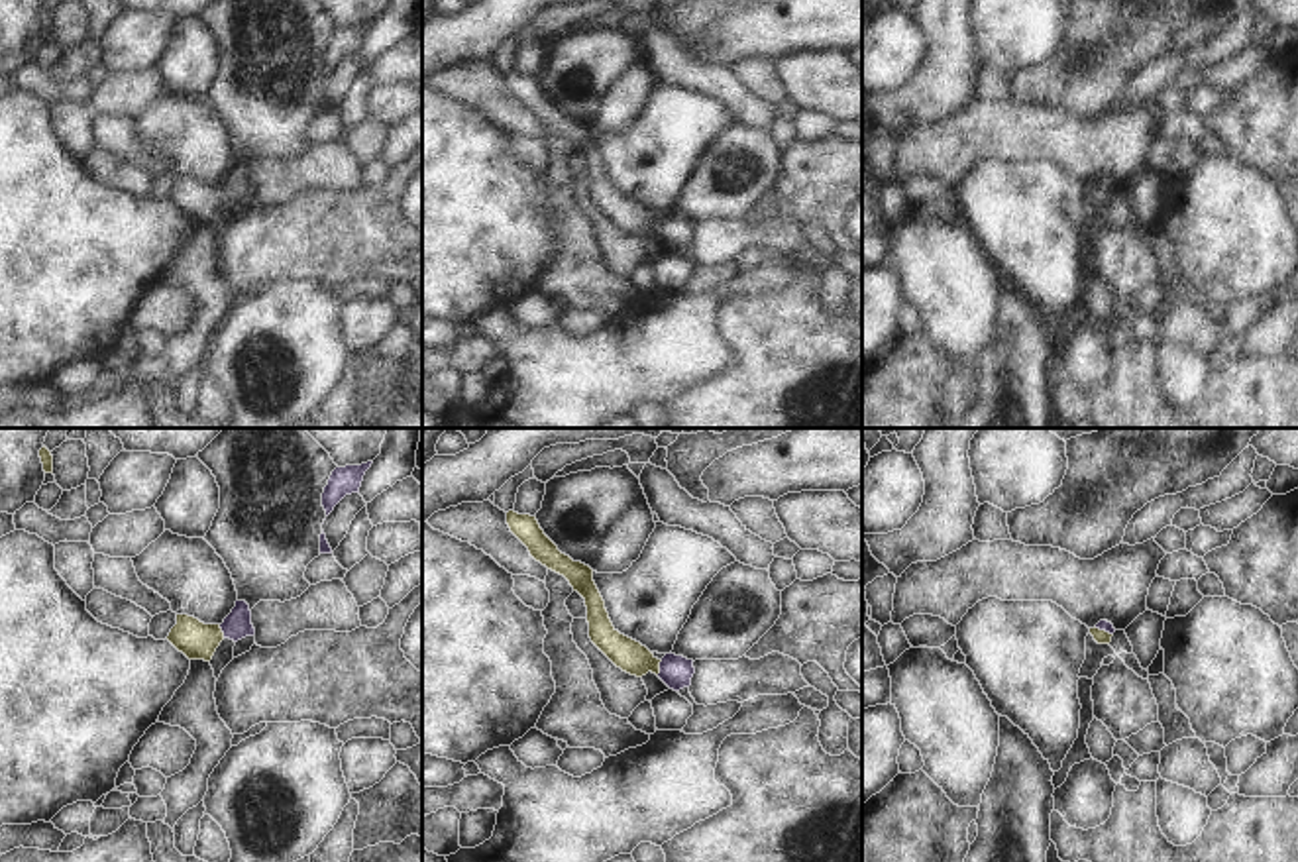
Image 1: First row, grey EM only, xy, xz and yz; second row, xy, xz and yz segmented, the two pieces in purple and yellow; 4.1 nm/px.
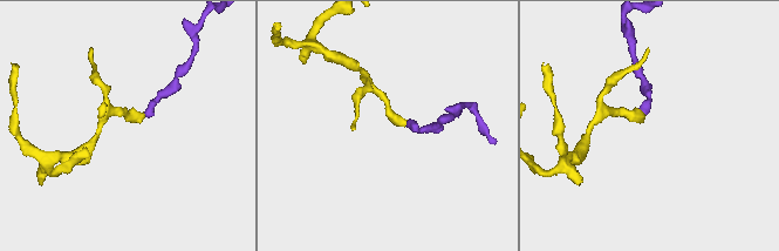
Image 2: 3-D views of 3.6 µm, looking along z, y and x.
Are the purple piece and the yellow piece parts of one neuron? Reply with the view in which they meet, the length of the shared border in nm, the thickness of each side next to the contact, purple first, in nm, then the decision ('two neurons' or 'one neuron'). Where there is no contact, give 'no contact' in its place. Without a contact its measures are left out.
contact in xz; length 70 nm; calibres 140 and 140 nm; one neuron

